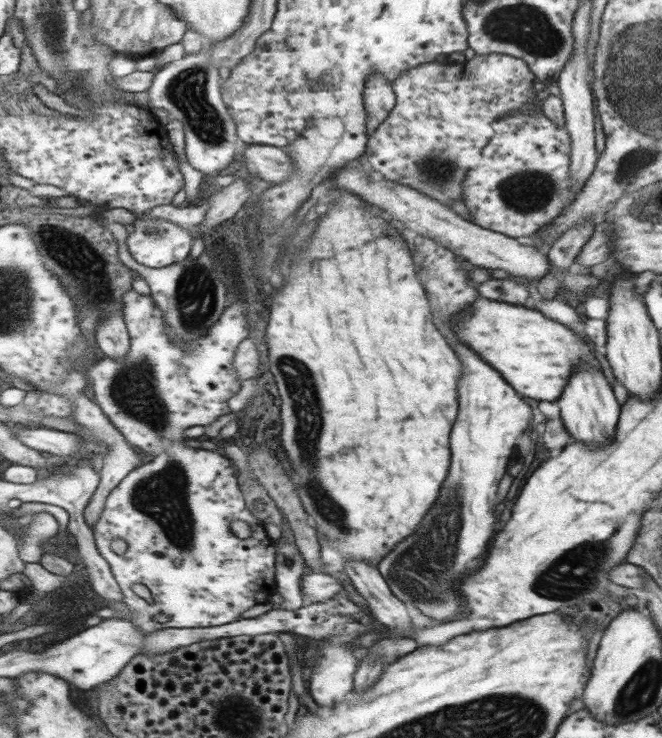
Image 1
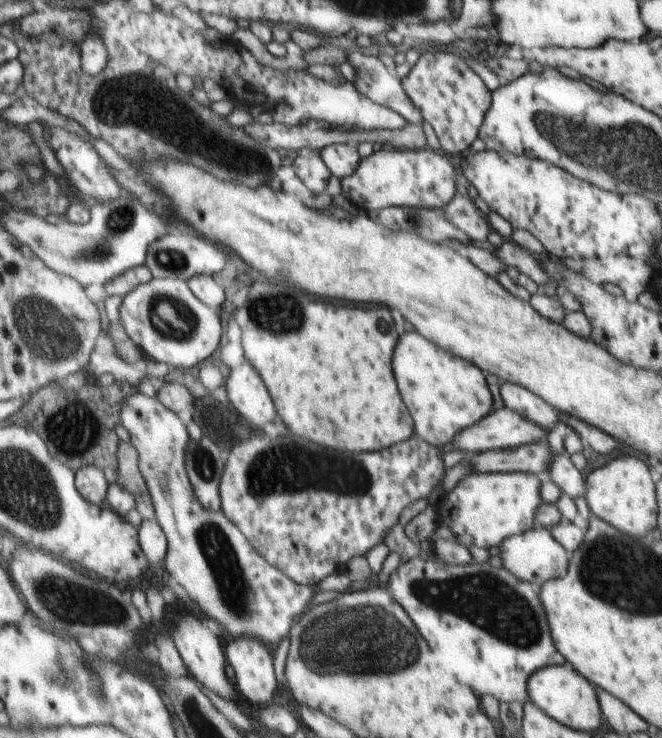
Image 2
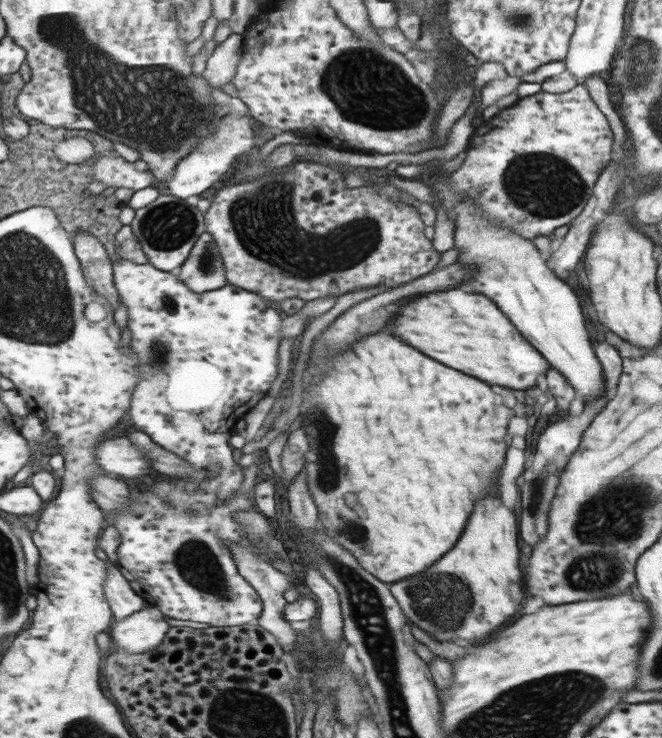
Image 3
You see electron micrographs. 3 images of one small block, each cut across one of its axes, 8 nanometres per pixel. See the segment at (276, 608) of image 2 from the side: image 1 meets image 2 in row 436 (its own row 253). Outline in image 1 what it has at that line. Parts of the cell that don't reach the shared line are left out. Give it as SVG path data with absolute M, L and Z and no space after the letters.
M141 214L135 220L127 244L132 258L139 264L151 268L165 268L189 258L189 249L193 248L194 238L195 236L190 236L188 230L174 224L173 220L156 219Z

